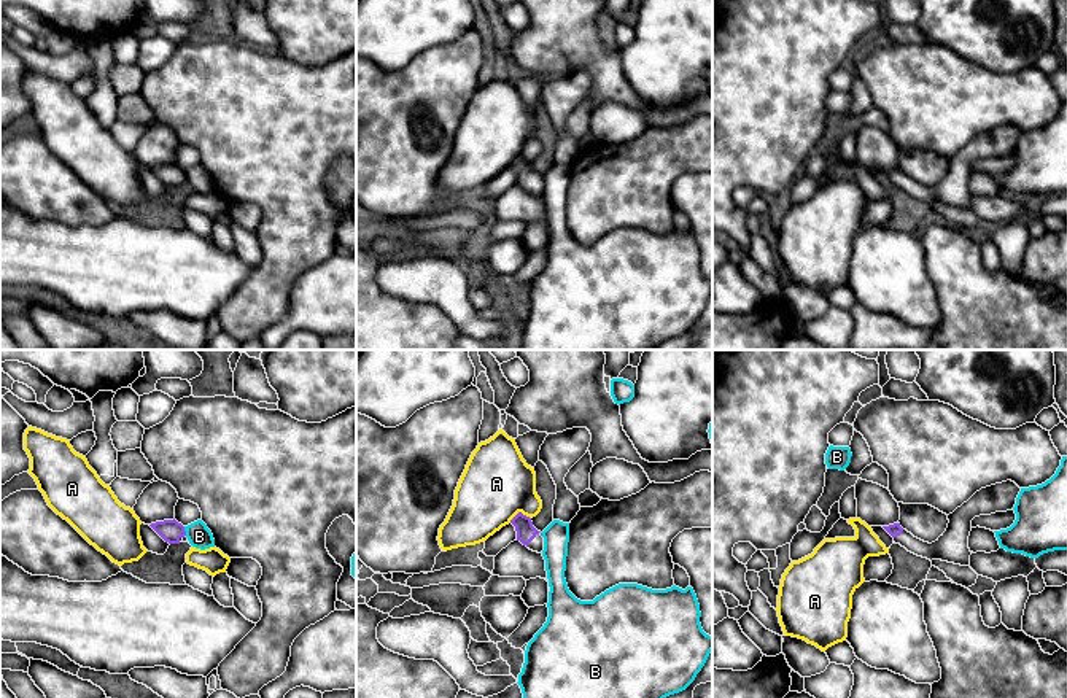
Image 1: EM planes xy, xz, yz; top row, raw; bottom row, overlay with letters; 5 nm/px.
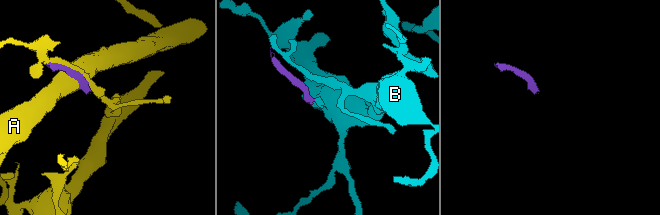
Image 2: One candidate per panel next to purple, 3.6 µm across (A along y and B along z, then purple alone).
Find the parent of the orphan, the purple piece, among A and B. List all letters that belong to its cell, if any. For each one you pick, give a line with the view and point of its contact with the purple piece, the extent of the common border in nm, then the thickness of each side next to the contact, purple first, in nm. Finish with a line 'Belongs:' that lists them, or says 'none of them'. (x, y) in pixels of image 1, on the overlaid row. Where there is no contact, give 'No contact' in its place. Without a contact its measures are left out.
Belongs: none of them

